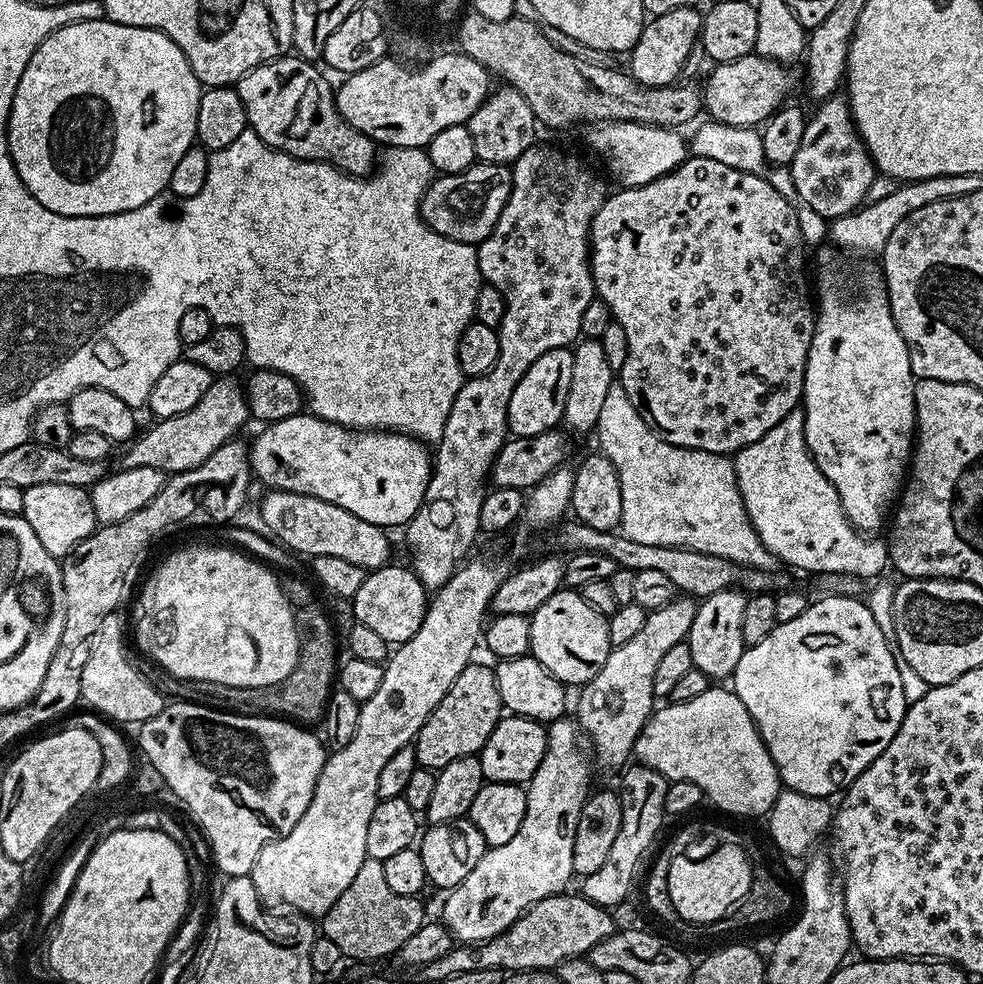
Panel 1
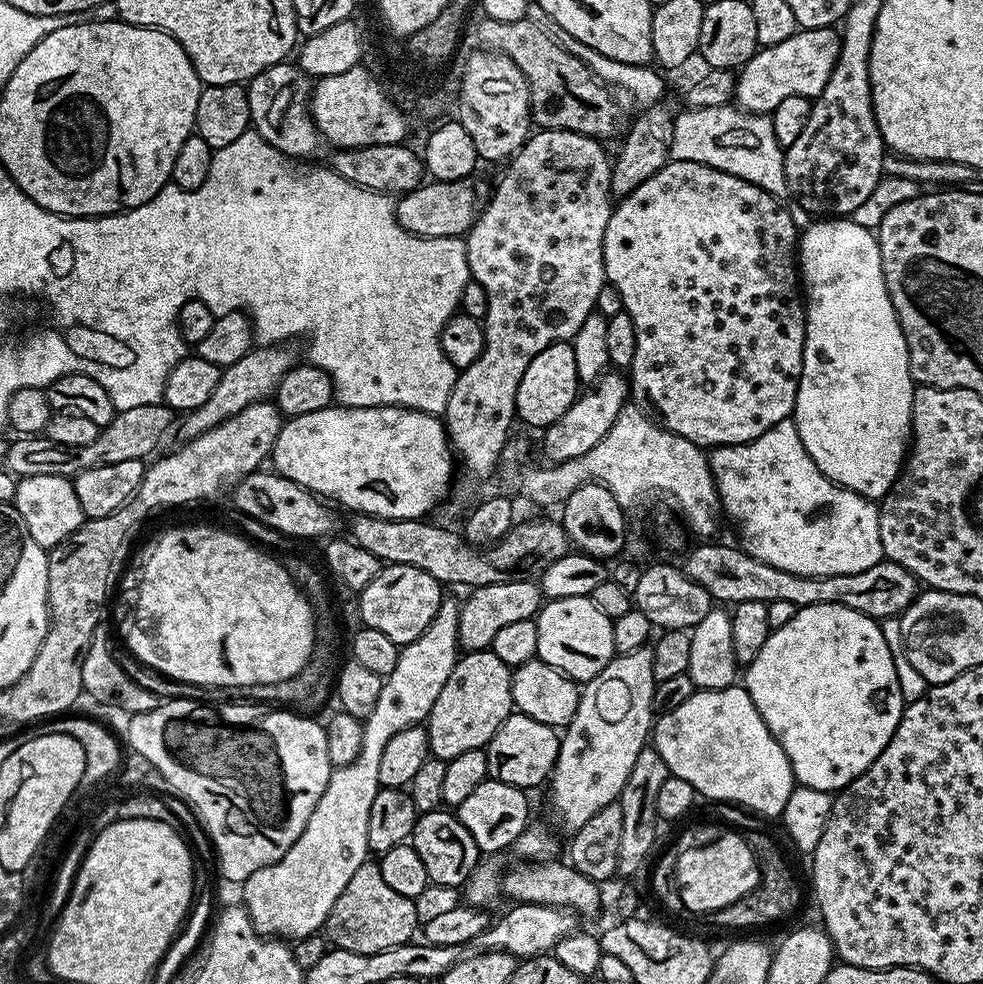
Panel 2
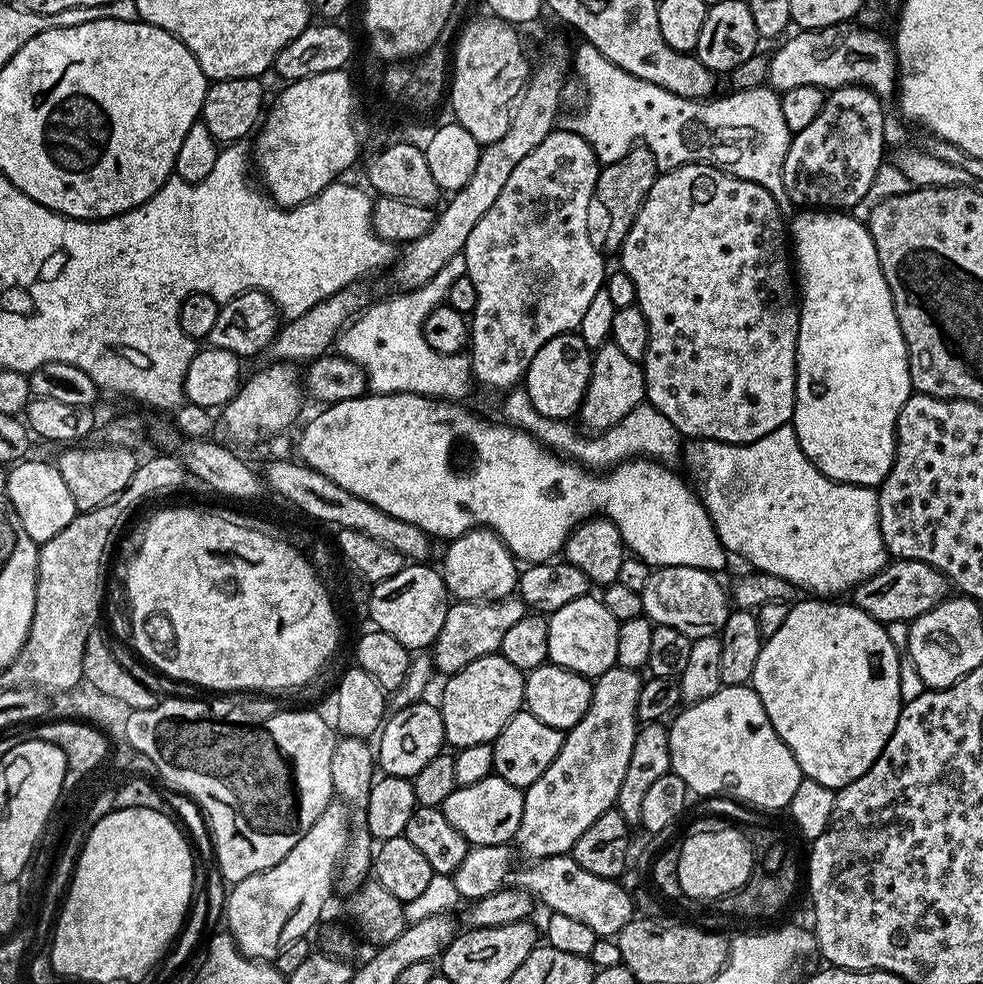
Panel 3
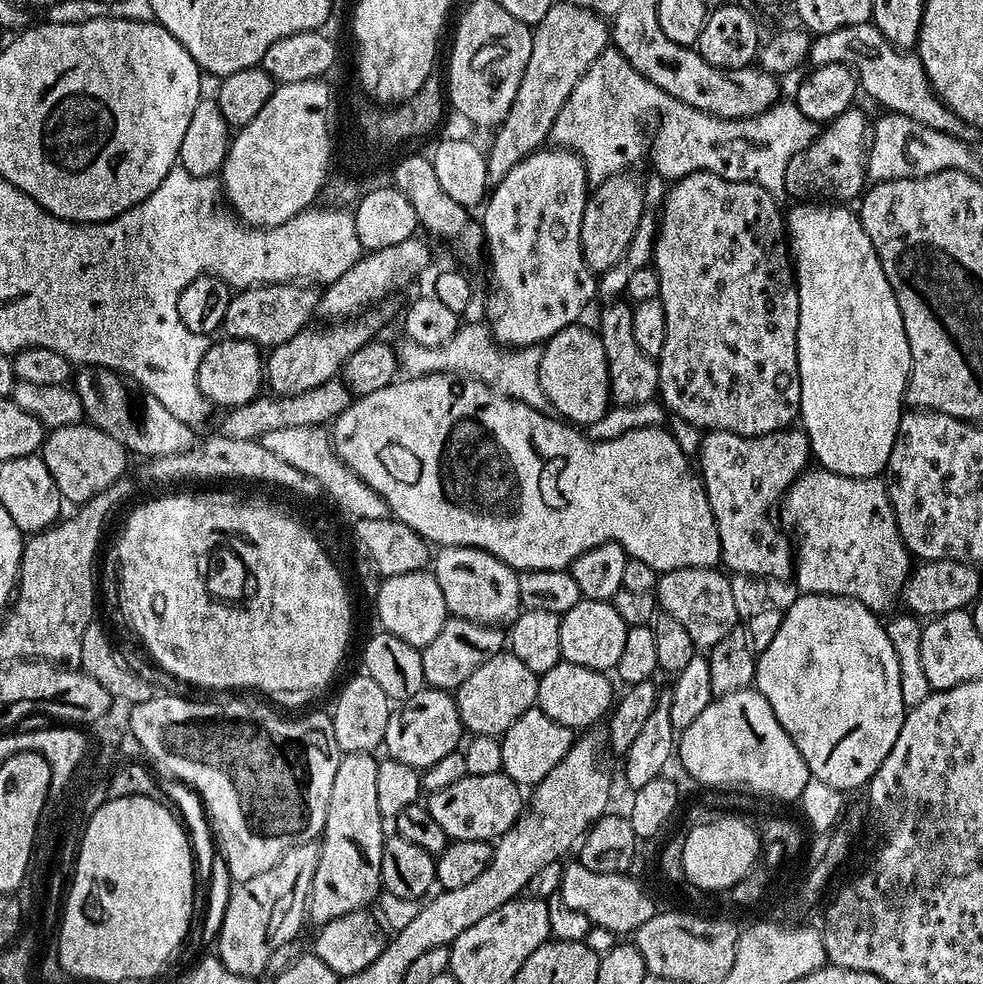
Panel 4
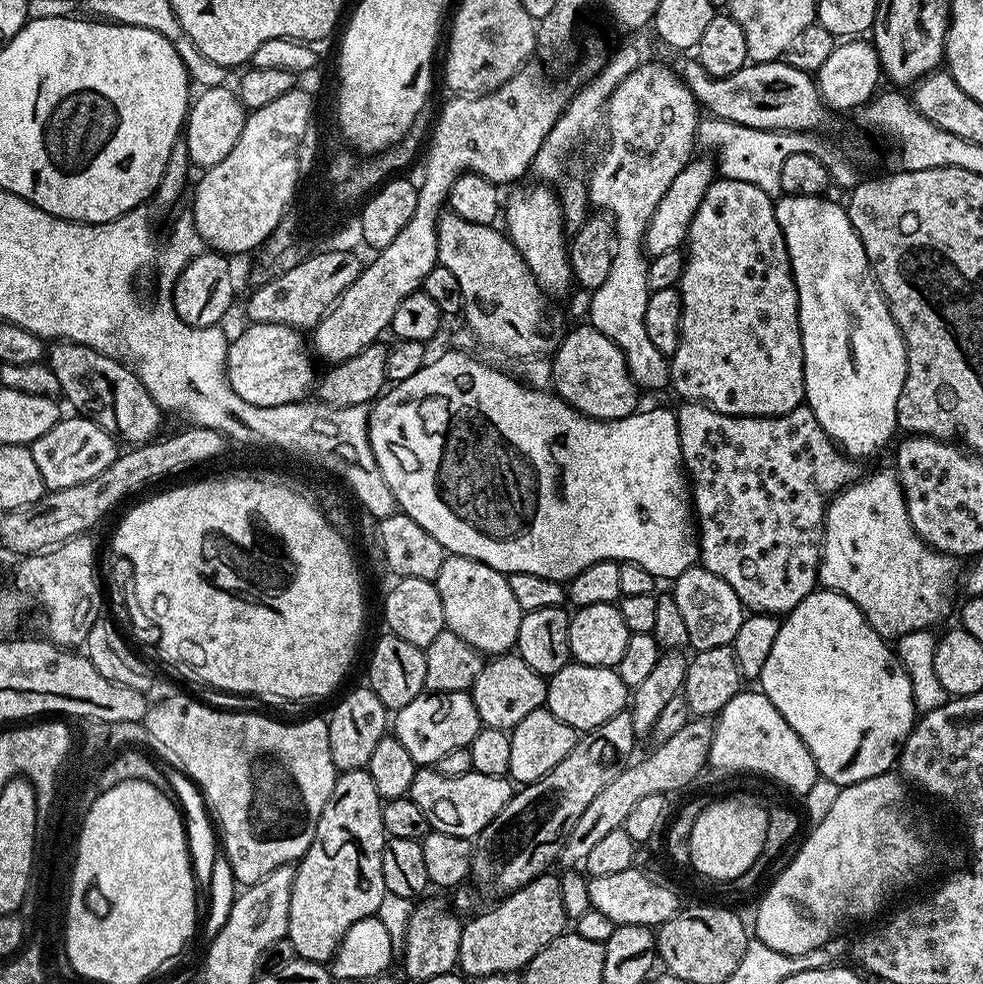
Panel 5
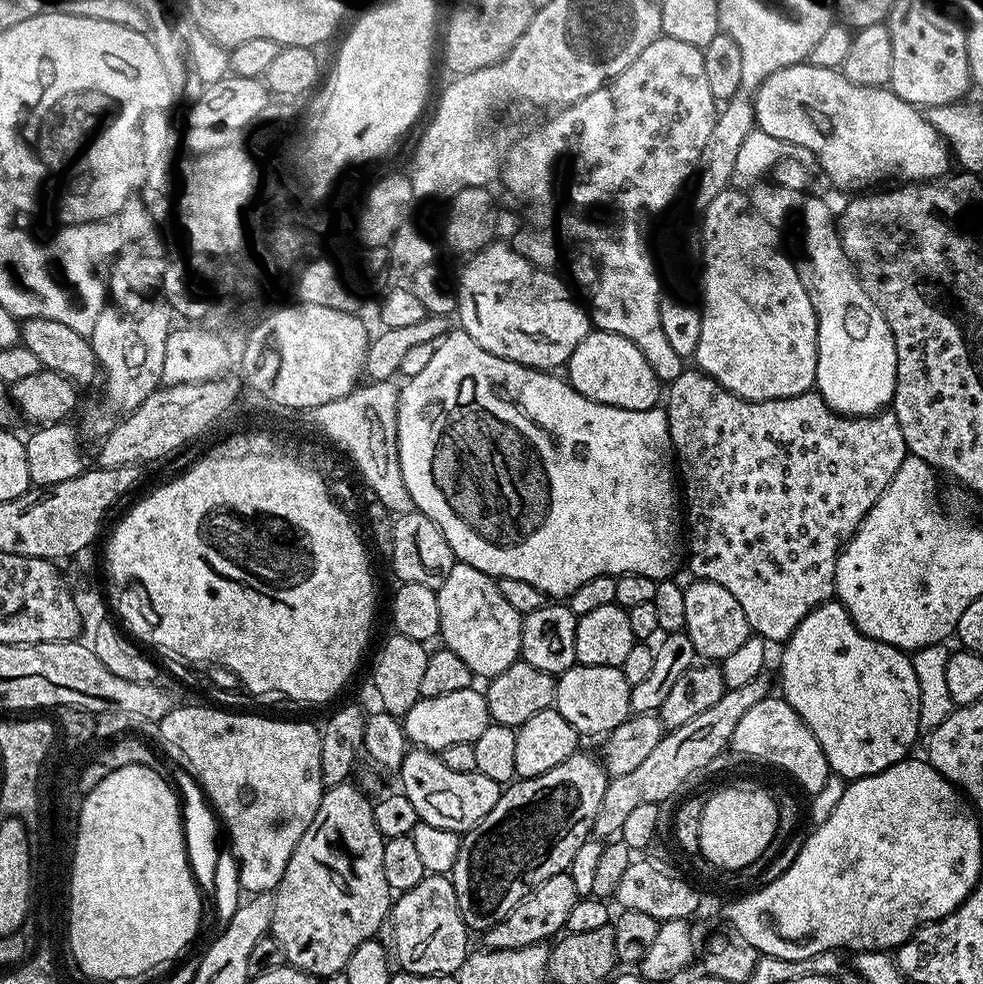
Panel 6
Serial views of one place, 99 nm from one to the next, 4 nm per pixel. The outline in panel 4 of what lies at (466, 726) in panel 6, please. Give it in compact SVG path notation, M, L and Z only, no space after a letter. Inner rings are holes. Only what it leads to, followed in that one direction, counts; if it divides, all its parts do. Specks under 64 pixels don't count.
M425 686L418 694L403 701L400 708L391 713L386 722L383 751L391 759L404 762L406 766L423 770L434 766L434 762L446 758L446 754L457 751L461 747L460 732L462 725L456 709L455 699L447 691Z

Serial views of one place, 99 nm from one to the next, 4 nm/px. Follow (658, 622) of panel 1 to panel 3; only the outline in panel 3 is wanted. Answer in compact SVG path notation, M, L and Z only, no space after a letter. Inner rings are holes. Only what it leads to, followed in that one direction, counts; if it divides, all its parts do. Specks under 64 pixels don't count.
M615 667L595 677L590 706L582 722L567 729L562 746L554 762L550 762L546 774L542 774L542 778L538 778L538 782L529 788L523 789L522 822L514 841L520 856L522 854L528 856L529 861L538 861L551 856L569 855L578 838L582 838L582 833L597 818L602 818L602 814L613 811L618 790L622 790L622 778L626 778L626 770L630 766L630 754L634 754L634 738L638 731L636 711L640 705L641 687L642 676L635 668Z

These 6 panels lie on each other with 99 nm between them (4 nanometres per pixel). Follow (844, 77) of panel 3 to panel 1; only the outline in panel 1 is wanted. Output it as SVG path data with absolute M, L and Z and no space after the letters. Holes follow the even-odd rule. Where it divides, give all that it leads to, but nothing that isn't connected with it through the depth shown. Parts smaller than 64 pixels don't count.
M750 55L734 62L716 64L709 74L708 81L702 84L704 97L703 111L709 112L717 124L756 128L785 103L788 91L792 88L792 76L783 63L767 60L764 56Z

